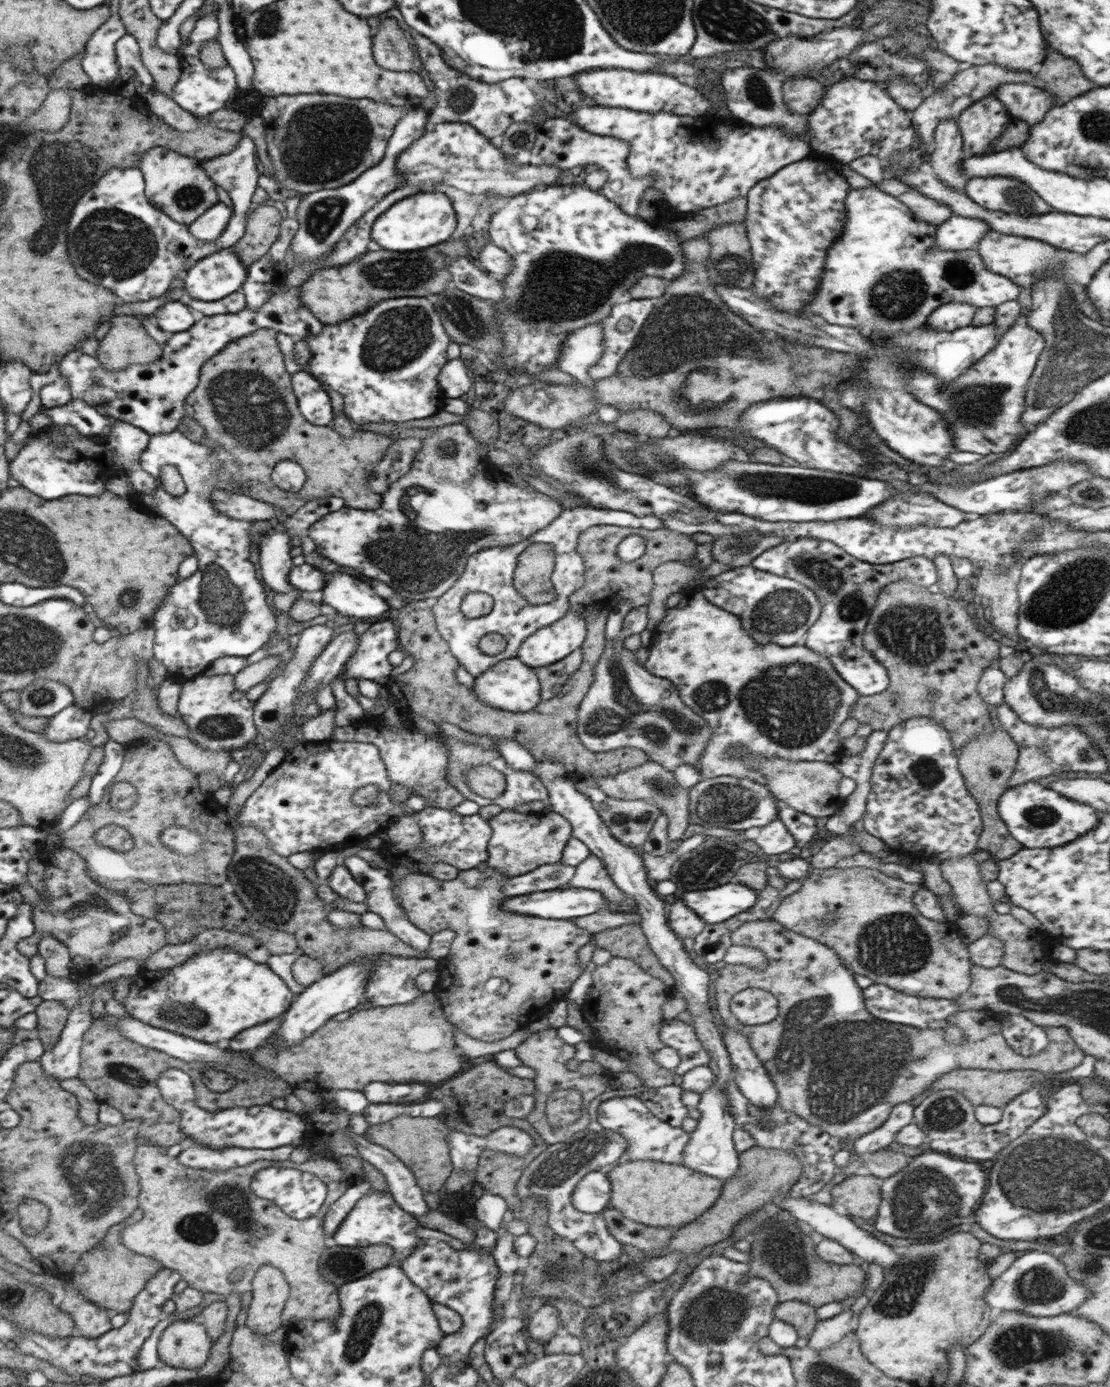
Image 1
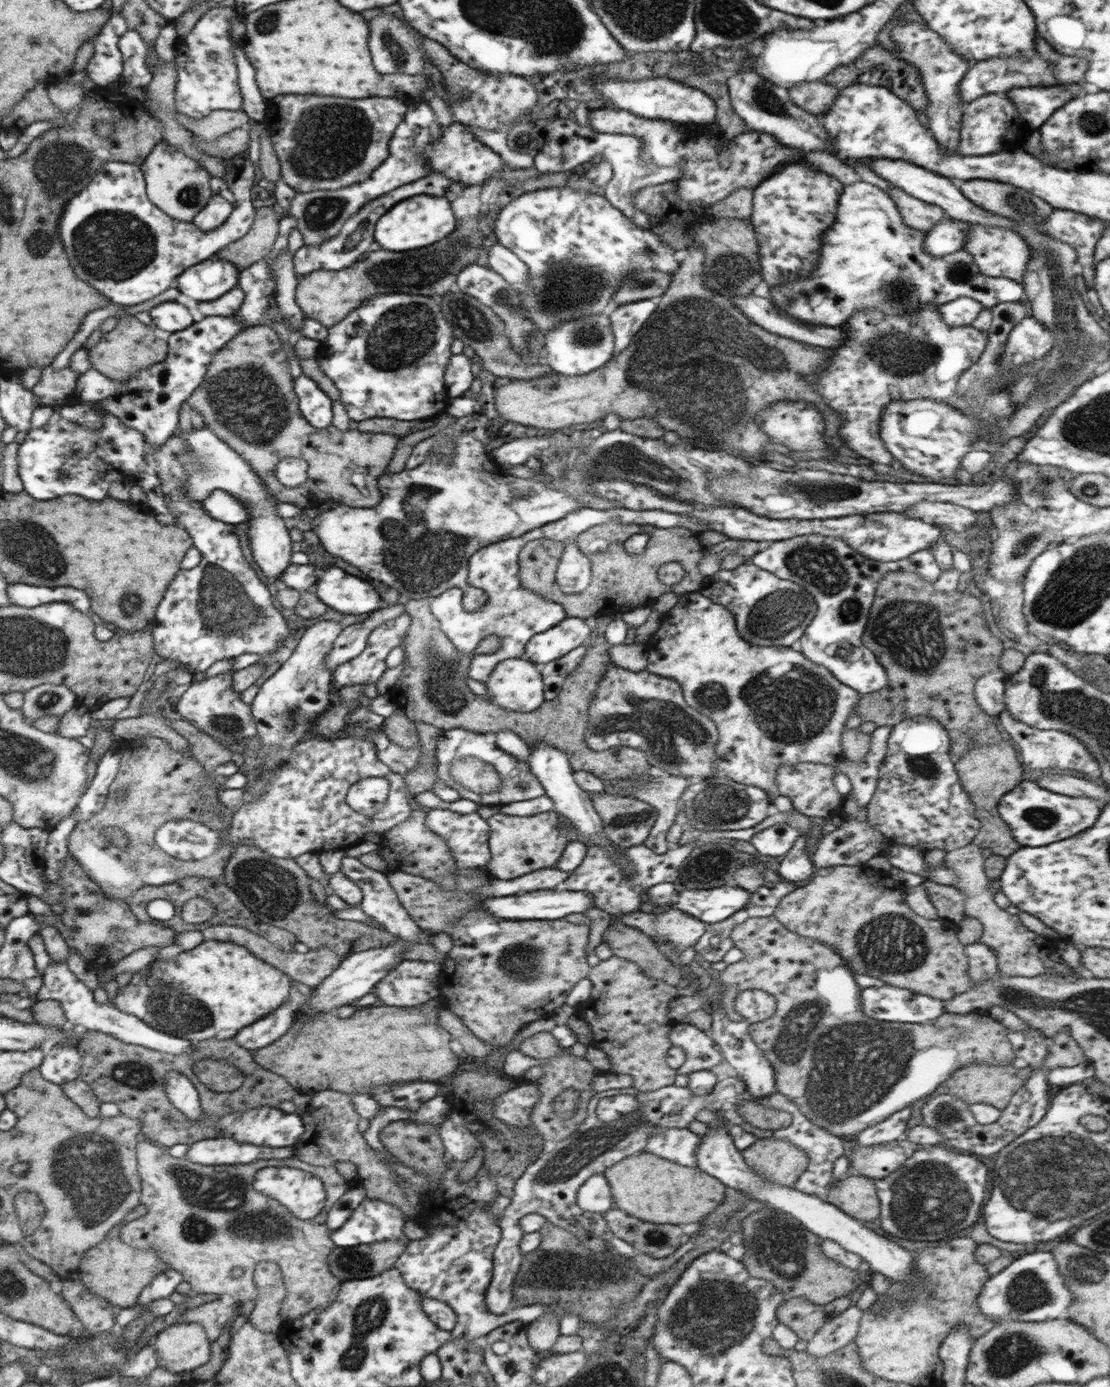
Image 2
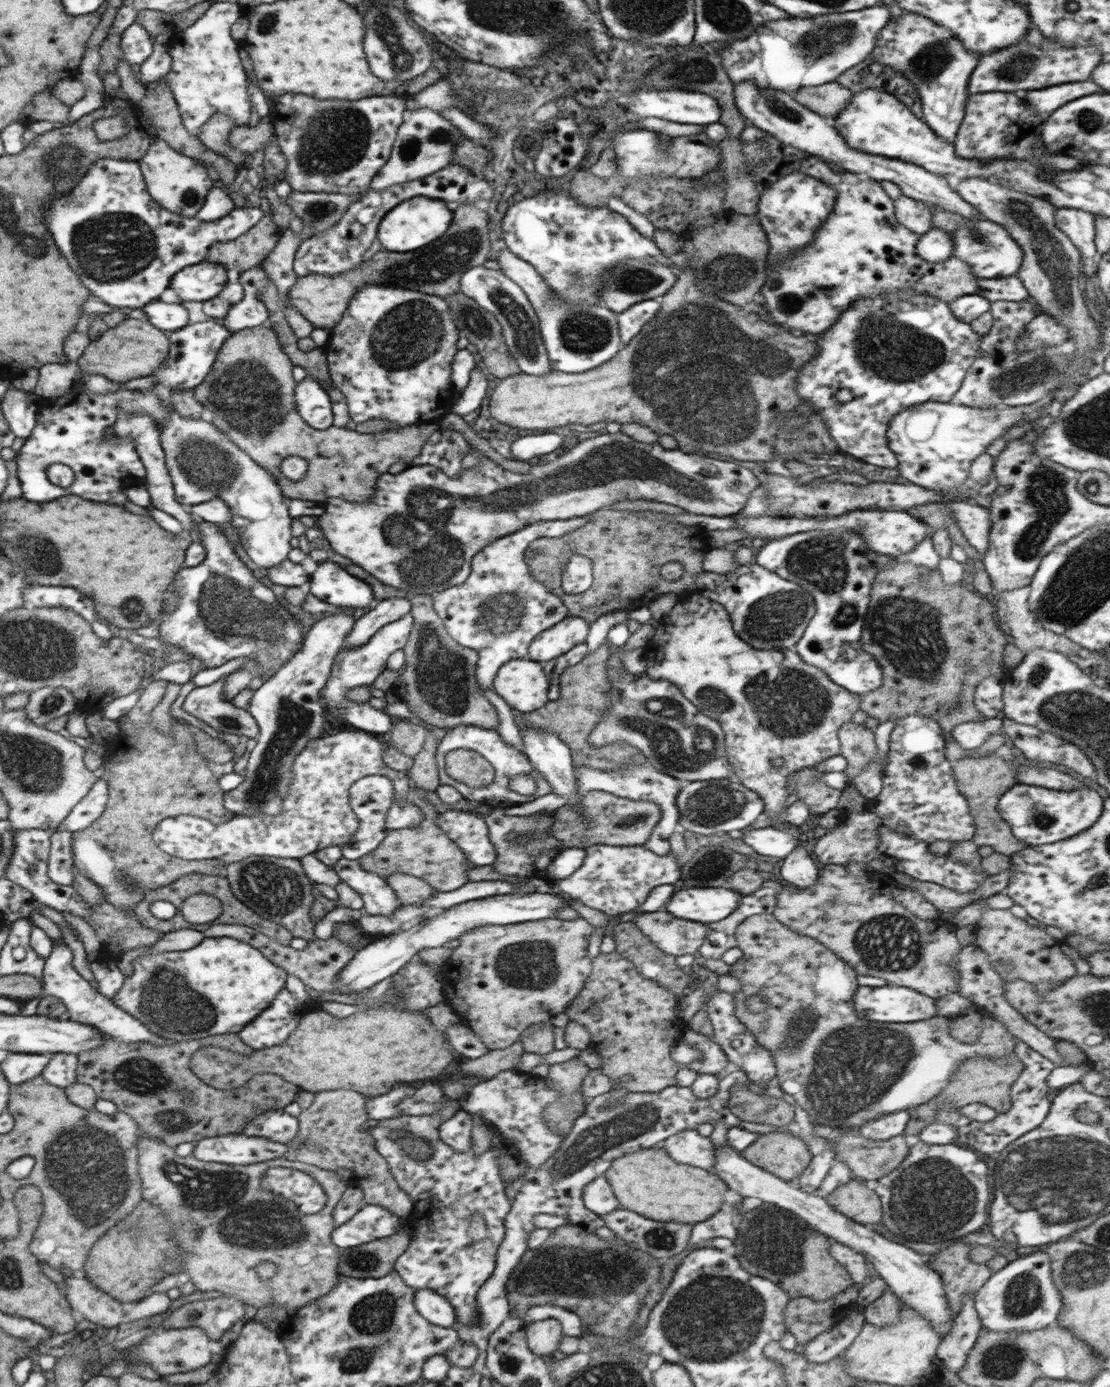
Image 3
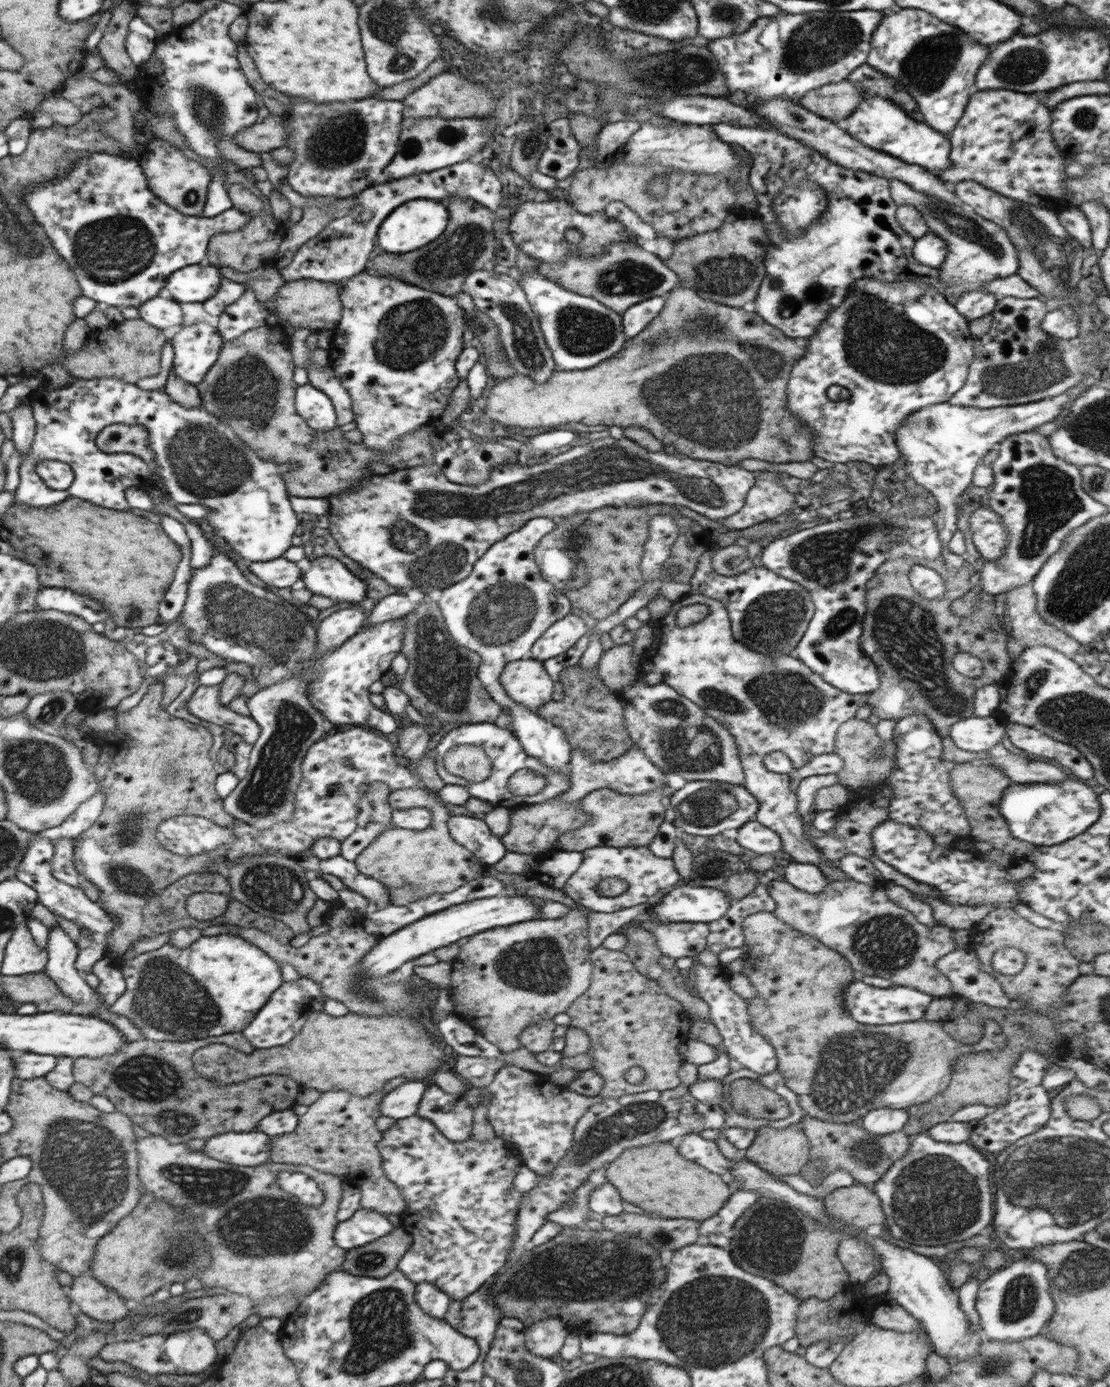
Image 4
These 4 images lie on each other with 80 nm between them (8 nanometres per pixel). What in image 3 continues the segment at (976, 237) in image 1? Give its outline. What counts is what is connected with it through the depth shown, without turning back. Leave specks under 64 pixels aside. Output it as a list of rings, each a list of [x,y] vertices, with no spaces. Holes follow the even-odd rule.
[[[930,227],[918,238],[915,252],[929,262],[941,262],[952,254],[954,242],[949,233],[944,230]]]

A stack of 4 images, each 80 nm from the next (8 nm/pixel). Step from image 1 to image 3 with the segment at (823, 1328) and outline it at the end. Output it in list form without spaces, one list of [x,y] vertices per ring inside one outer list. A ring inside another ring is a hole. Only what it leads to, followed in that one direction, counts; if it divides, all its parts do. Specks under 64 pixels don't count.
[[[847,1311],[845,1318],[839,1320],[831,1330],[821,1332],[813,1340],[807,1342],[802,1356],[812,1363],[824,1363],[839,1358],[857,1337],[863,1323],[864,1317],[861,1311]]]

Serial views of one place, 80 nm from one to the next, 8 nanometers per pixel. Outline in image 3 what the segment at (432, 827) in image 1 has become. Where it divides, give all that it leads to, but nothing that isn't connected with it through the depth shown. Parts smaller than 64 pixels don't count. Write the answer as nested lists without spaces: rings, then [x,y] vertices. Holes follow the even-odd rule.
[[[442,809],[434,822],[473,867],[490,865],[497,858],[482,816],[469,810]]]

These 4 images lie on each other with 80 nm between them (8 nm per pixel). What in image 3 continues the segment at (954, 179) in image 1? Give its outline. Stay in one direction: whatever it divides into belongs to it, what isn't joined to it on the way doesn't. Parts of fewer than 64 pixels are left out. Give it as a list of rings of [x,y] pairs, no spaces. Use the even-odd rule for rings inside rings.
[[[906,12],[899,17],[893,17],[883,25],[876,35],[871,56],[875,62],[890,66],[901,73],[913,86],[919,97],[923,122],[943,141],[953,143],[957,129],[964,115],[964,106],[967,102],[968,78],[975,68],[981,54],[975,54],[964,49],[953,34],[946,28],[935,24],[932,20],[919,14]]]

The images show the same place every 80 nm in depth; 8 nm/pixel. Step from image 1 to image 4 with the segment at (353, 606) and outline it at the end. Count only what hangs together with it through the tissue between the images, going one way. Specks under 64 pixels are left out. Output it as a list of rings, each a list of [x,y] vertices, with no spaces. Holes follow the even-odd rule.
[[[318,556],[307,571],[300,571],[300,584],[313,595],[326,596],[334,602],[362,602],[366,586],[332,556]]]

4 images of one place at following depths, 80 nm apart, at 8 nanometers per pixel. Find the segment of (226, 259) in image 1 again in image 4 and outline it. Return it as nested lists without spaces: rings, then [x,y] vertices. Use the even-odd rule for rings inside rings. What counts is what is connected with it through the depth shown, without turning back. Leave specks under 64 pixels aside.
[[[189,265],[175,270],[165,280],[164,288],[178,303],[202,303],[218,289],[219,269],[213,265]]]

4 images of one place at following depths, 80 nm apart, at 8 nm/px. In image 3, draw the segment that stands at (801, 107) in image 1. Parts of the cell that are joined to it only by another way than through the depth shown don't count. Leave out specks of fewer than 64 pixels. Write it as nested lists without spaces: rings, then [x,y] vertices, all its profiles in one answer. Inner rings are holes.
[[[835,81],[819,86],[797,89],[792,93],[793,100],[819,116],[835,118],[847,104],[853,92]]]

